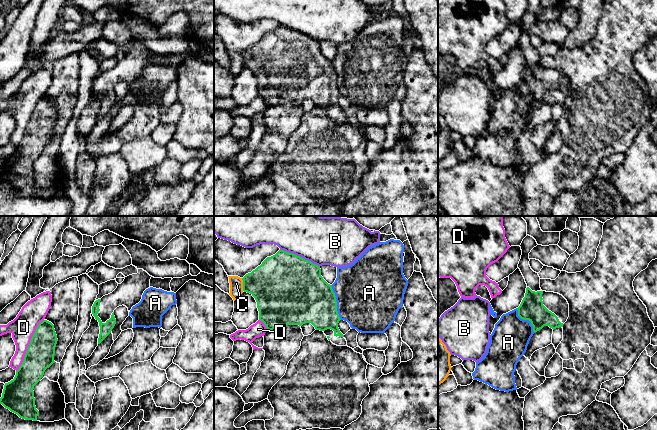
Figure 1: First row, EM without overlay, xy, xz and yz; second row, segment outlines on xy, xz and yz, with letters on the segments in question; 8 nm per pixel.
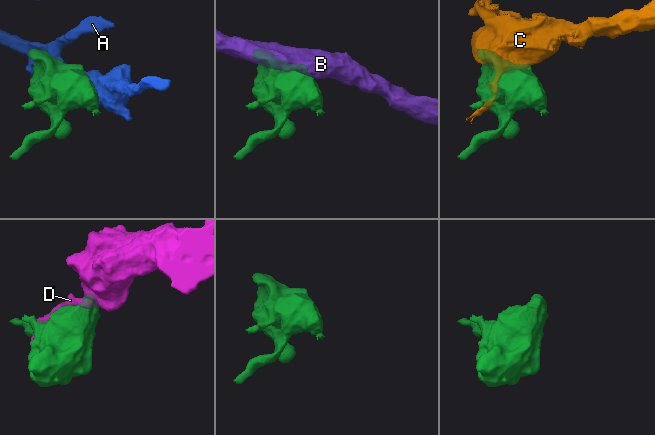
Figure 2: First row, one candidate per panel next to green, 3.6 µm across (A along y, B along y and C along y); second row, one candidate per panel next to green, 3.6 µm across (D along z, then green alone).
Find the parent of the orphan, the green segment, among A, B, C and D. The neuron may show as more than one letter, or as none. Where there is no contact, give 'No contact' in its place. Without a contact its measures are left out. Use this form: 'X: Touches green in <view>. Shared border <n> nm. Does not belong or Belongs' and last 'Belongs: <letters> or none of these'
A: Touches green in xz. Shared border 300 nm. Does not belong
B: Touches green in xz. Shared border 340 nm. Does not belong
C: Touches green in xz. Shared border 110 nm. Does not belong
D: Touches green in xy. Shared border 480 nm. Does not belong
Belongs: none of these

